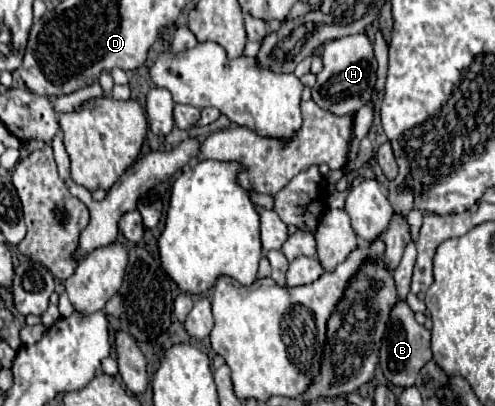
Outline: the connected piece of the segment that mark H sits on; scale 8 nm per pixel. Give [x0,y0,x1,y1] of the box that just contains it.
[312,34,376,116]

